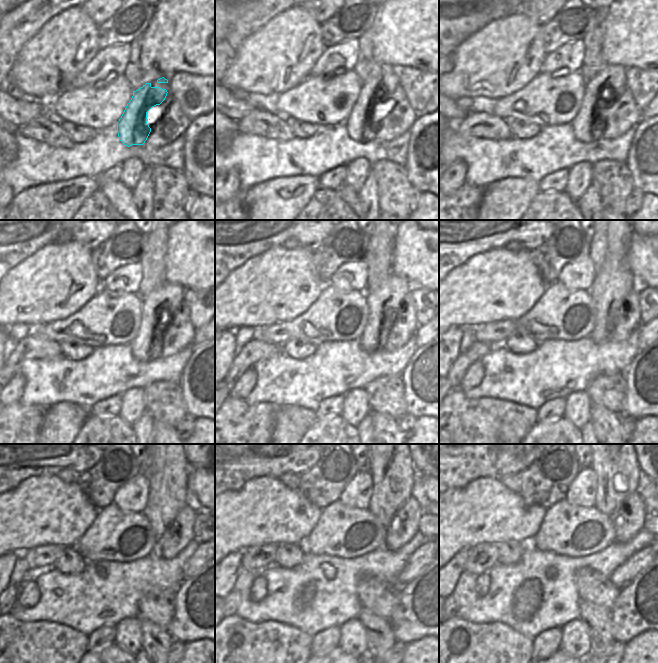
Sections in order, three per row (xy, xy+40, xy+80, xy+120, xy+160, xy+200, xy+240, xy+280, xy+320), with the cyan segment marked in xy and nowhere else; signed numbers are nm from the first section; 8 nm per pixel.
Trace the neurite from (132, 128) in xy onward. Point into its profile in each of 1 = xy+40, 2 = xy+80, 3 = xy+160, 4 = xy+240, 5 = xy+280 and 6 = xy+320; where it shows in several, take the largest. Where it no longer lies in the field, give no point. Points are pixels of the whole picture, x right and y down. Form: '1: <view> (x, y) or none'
1: xy+40 (359, 125)
2: xy+80 (586, 129)
3: xy+160 (381, 301)
4: xy+240 (168, 482)
5: xy+280 (390, 465)
6: xy+320 (615, 464)

